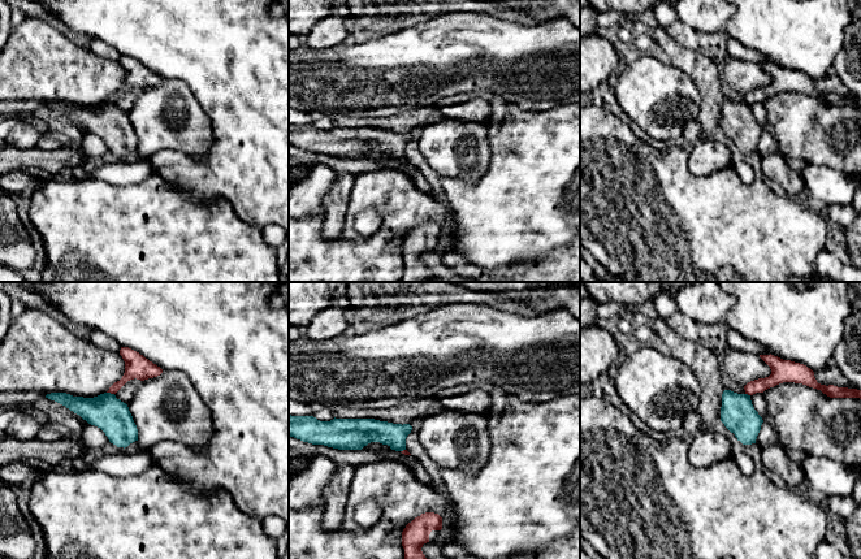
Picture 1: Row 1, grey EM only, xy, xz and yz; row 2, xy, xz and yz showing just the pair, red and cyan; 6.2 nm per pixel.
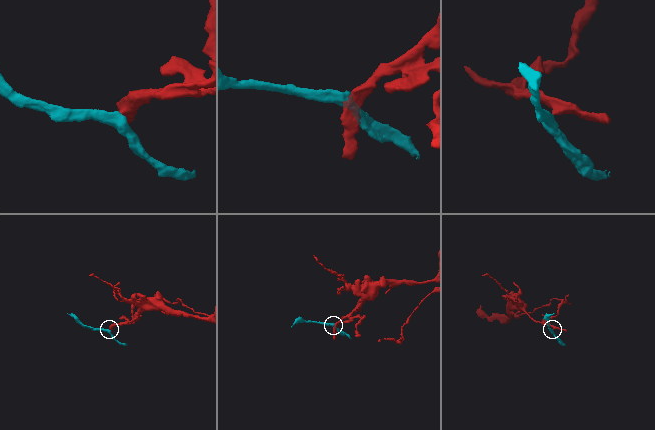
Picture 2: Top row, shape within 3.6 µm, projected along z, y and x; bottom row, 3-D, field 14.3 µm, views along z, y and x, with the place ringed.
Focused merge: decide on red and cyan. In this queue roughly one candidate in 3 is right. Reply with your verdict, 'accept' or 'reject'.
reject

